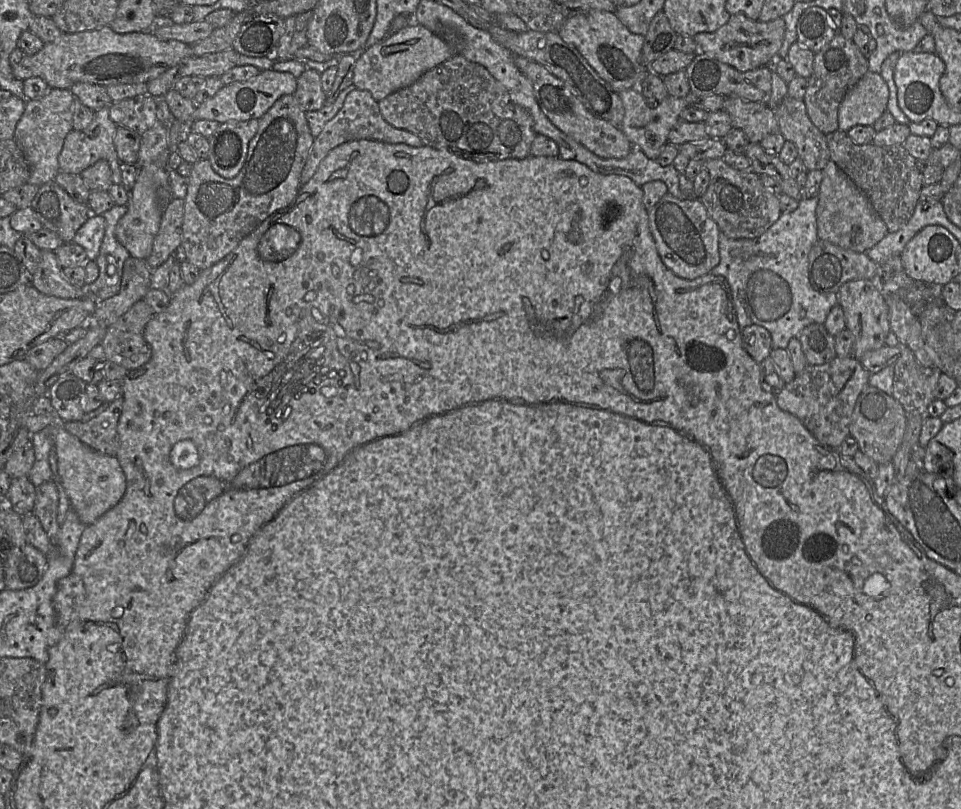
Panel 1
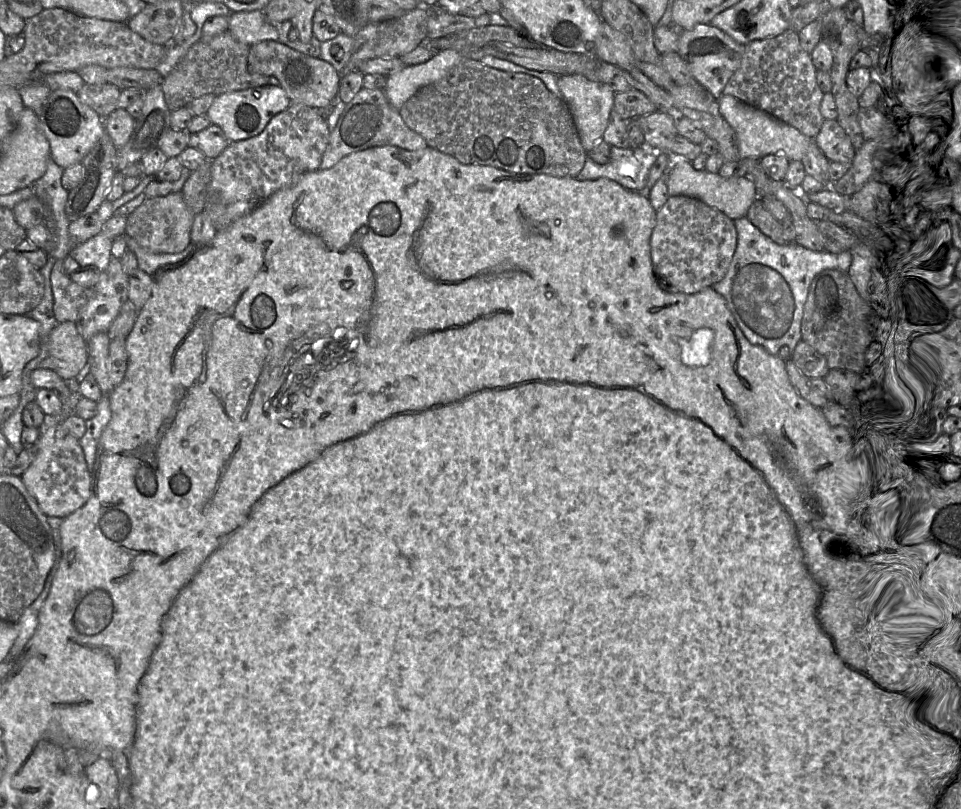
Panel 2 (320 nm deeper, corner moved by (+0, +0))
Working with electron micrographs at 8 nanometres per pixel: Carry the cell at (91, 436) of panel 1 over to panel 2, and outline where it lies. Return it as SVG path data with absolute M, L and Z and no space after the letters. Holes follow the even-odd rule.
M100 332L92 336L87 342L88 367L96 379L103 397L109 397L113 385L109 378L107 360L109 355L110 338L107 332Z

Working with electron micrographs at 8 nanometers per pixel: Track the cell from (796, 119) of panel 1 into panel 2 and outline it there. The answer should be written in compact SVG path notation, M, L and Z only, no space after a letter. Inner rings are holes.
M836 120L823 121L815 143L828 160L839 163L853 163L855 149L849 136Z

